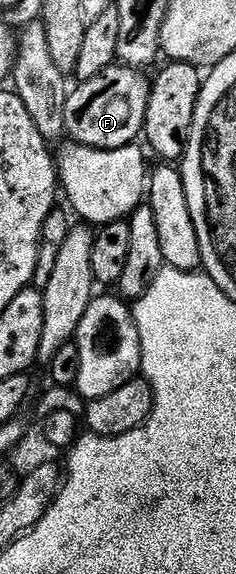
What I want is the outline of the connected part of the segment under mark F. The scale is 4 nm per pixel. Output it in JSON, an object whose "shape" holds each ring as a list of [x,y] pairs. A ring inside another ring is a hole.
{"shape":[[[114,62],[89,80],[82,80],[68,89],[63,106],[64,135],[70,141],[92,148],[118,148],[134,143],[145,127],[145,111],[149,101],[151,80],[139,68]]]}

